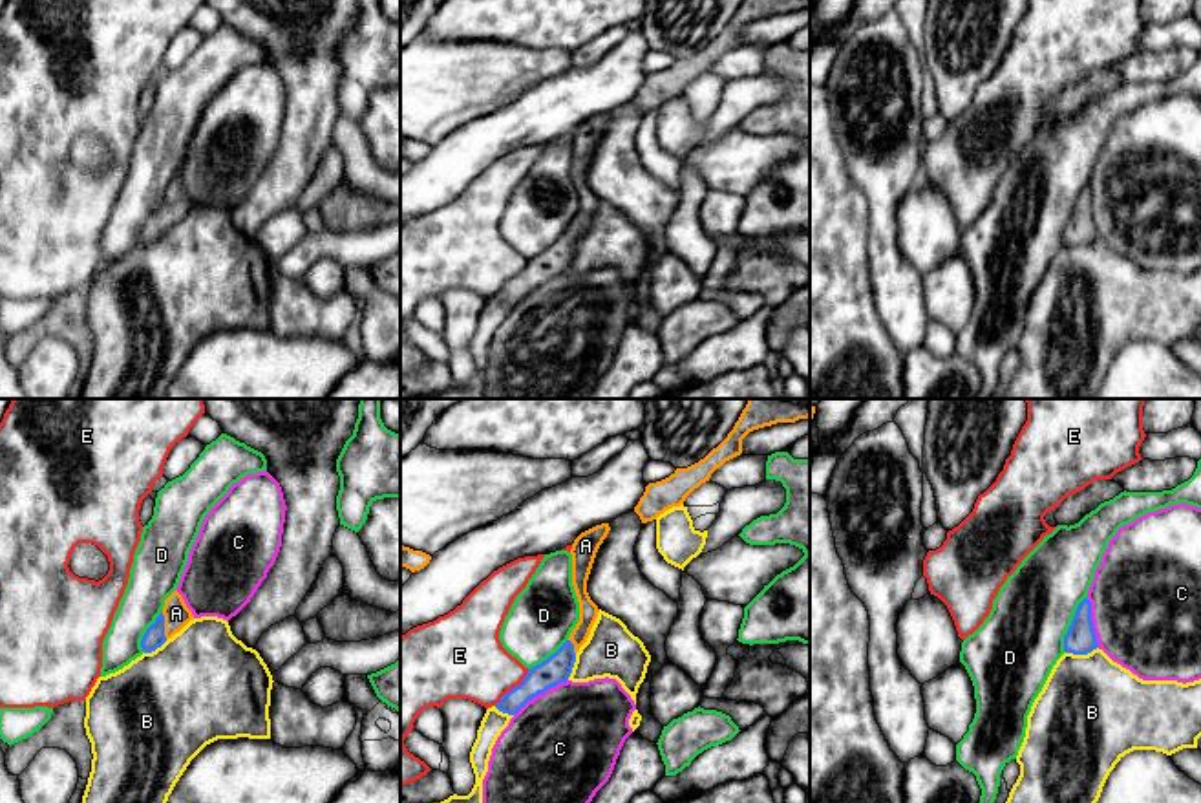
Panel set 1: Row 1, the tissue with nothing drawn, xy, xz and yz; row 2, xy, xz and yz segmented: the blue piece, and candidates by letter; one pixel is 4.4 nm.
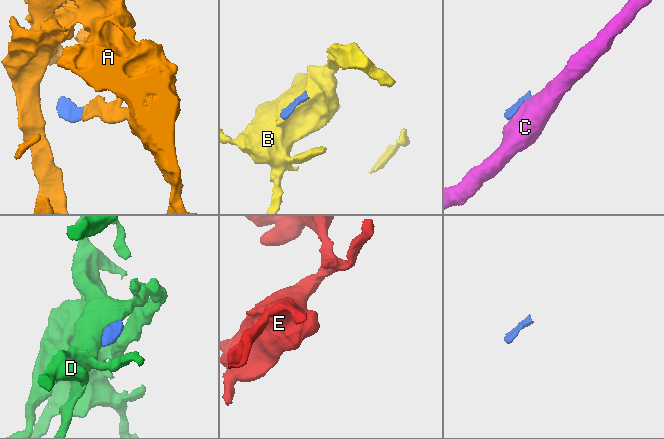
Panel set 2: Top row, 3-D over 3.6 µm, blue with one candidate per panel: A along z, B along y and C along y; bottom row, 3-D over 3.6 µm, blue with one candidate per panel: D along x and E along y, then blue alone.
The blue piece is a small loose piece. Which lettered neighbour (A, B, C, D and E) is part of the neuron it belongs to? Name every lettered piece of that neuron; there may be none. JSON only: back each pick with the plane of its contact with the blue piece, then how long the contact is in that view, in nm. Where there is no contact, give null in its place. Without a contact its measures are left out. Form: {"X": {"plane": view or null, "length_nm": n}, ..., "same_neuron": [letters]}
{"A": {"plane": "xy", "length_nm": 130}, "same_neuron": ["A"]}

